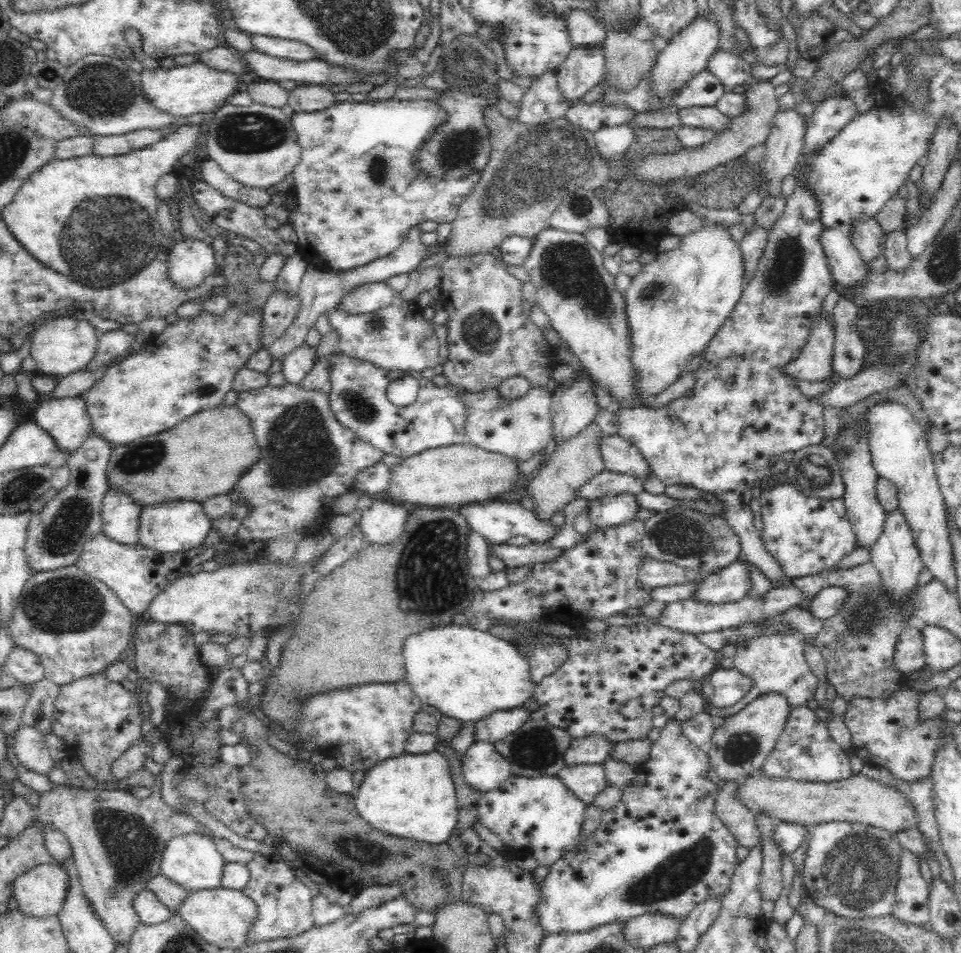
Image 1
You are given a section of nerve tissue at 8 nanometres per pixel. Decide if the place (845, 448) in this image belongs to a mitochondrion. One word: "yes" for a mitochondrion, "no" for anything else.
yes

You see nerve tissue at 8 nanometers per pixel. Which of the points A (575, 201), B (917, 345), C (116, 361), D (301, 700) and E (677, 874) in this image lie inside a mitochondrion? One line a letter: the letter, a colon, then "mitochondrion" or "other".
A: mitochondrion
B: other
C: other
D: other
E: mitochondrion

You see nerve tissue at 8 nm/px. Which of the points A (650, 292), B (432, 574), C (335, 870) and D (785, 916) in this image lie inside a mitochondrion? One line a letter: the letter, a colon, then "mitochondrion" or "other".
A: mitochondrion
B: mitochondrion
C: mitochondrion
D: other

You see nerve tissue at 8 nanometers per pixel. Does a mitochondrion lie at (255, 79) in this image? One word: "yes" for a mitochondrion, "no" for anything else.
no

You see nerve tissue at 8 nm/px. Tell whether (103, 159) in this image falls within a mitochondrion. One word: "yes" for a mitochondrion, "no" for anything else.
no

